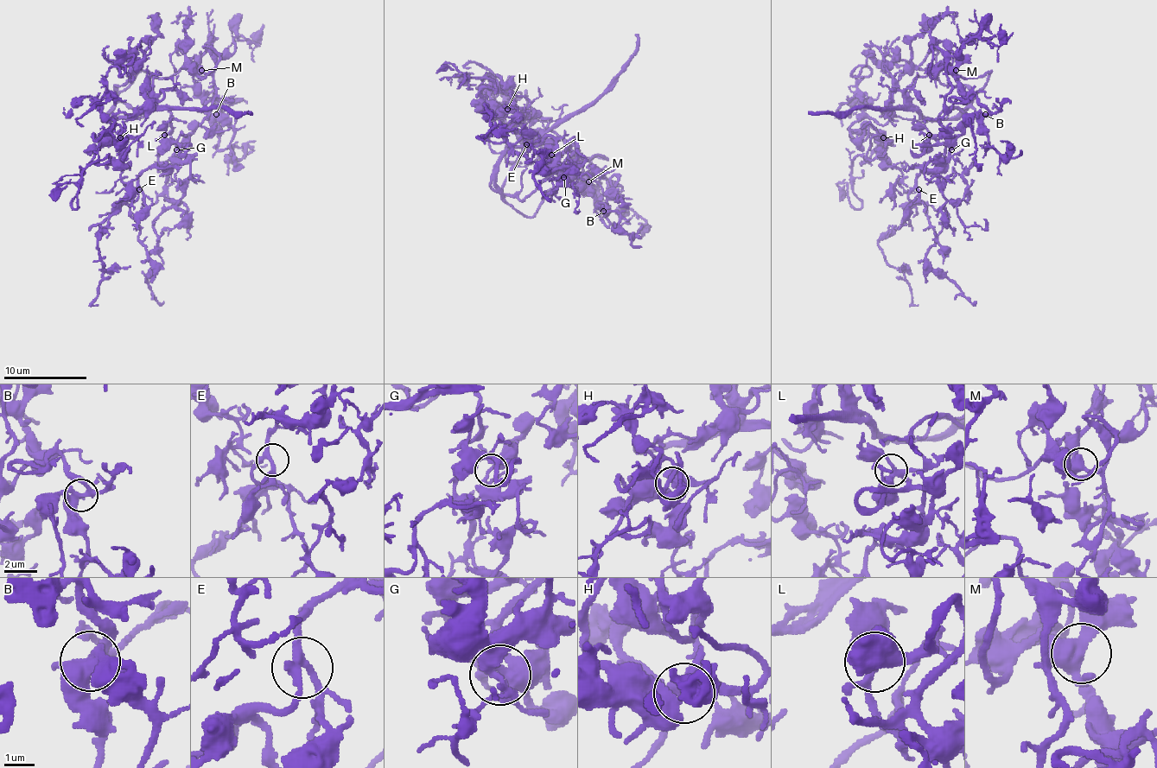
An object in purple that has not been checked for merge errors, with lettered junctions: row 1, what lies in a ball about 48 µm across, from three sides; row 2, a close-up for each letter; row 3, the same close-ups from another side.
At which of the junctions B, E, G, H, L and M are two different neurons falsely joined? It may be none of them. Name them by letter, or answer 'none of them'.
none of them

